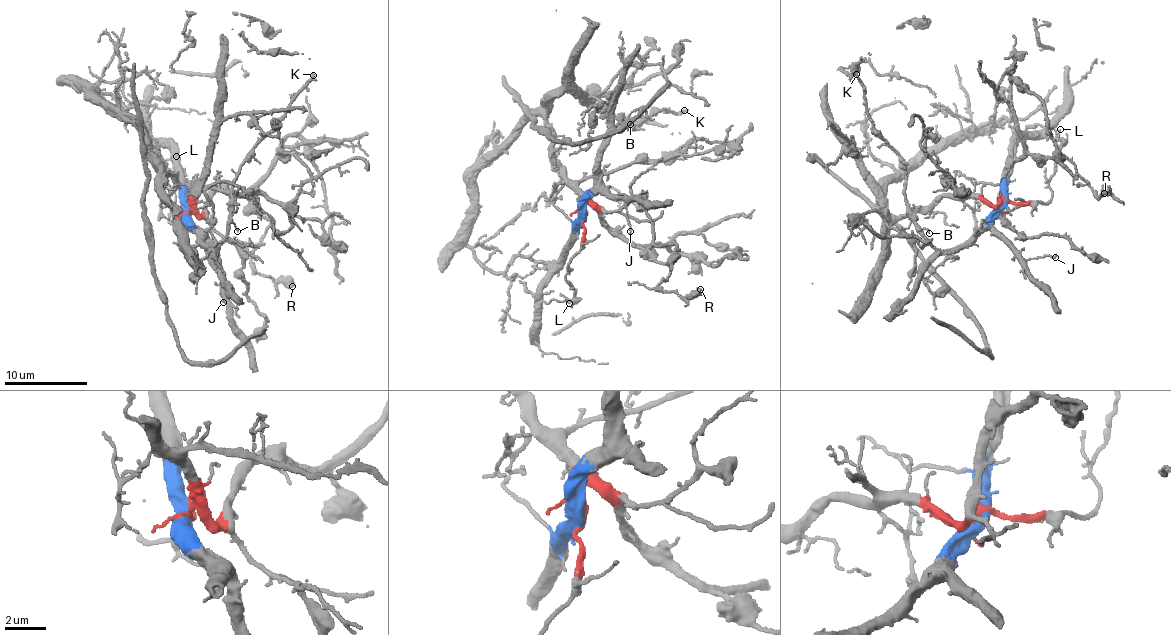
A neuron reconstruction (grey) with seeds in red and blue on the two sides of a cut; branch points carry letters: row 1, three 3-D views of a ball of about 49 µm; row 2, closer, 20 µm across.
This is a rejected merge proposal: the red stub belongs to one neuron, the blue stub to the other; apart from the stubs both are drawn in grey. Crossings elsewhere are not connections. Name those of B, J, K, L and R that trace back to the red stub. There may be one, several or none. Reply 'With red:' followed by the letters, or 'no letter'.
With red: R

